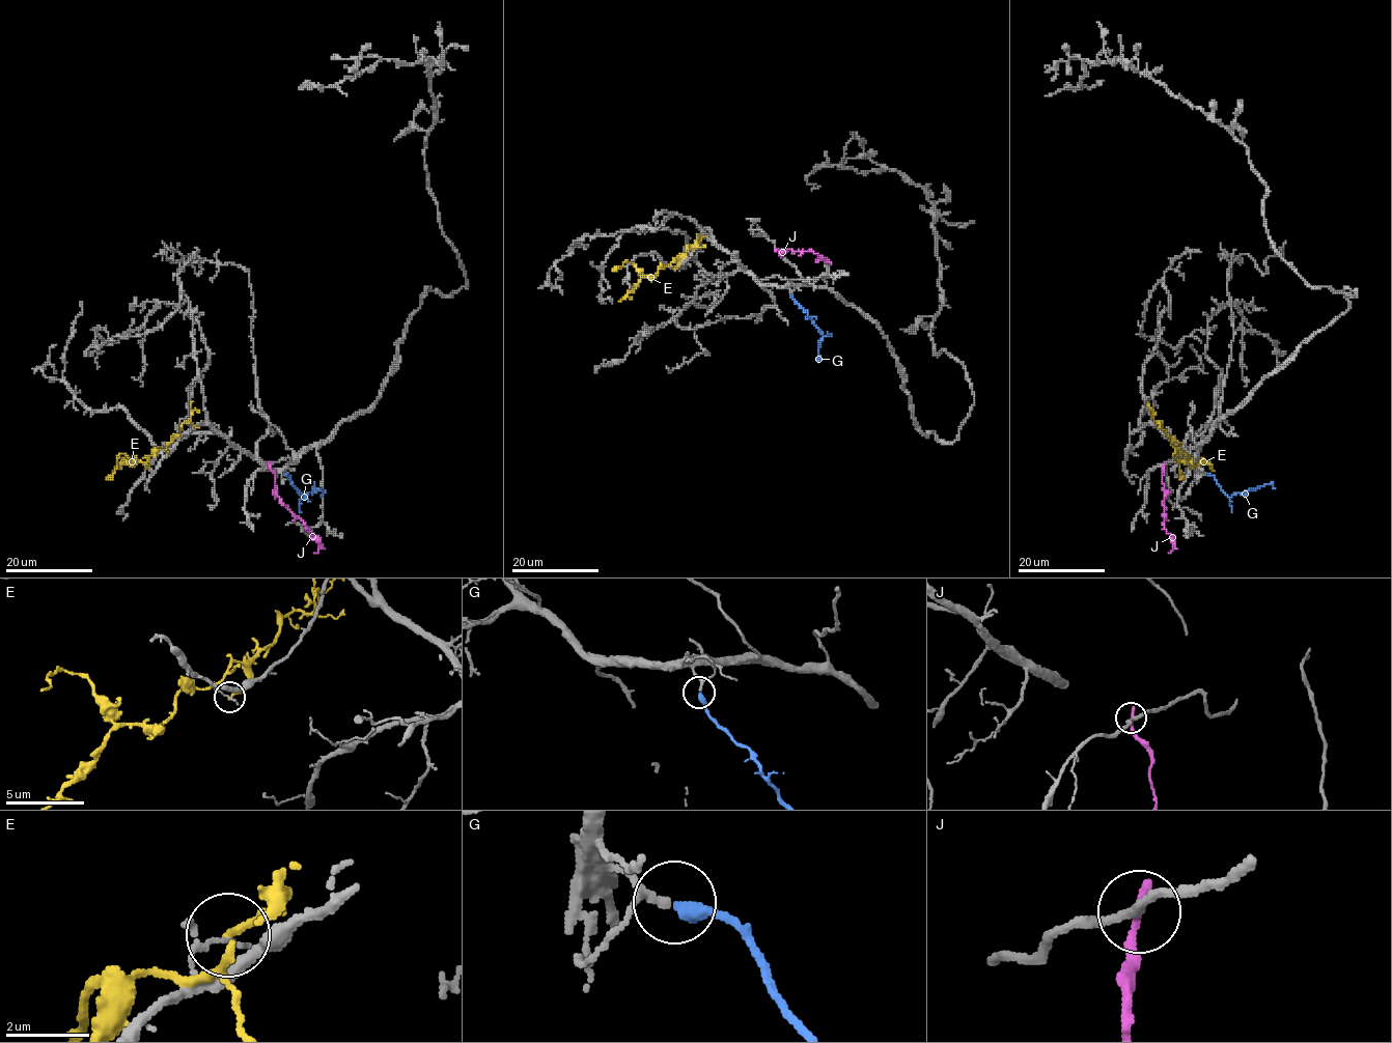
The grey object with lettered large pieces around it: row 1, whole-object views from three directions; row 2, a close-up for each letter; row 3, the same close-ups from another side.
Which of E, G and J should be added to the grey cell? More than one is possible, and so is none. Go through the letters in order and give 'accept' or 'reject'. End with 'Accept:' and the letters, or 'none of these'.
E: reject
G: accept
J: reject
Accept: G

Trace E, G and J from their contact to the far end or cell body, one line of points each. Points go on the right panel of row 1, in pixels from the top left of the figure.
E: (1181, 444), (1177, 441), (1172, 443), (1190, 461), (1178, 459), (1174, 454), (1184, 480)
G: (1207, 473), (1228, 496), (1264, 484), (1271, 484), (1274, 488)
J: (1164, 464), (1165, 494), (1162, 505), (1166, 531), (1171, 536), (1169, 553)

